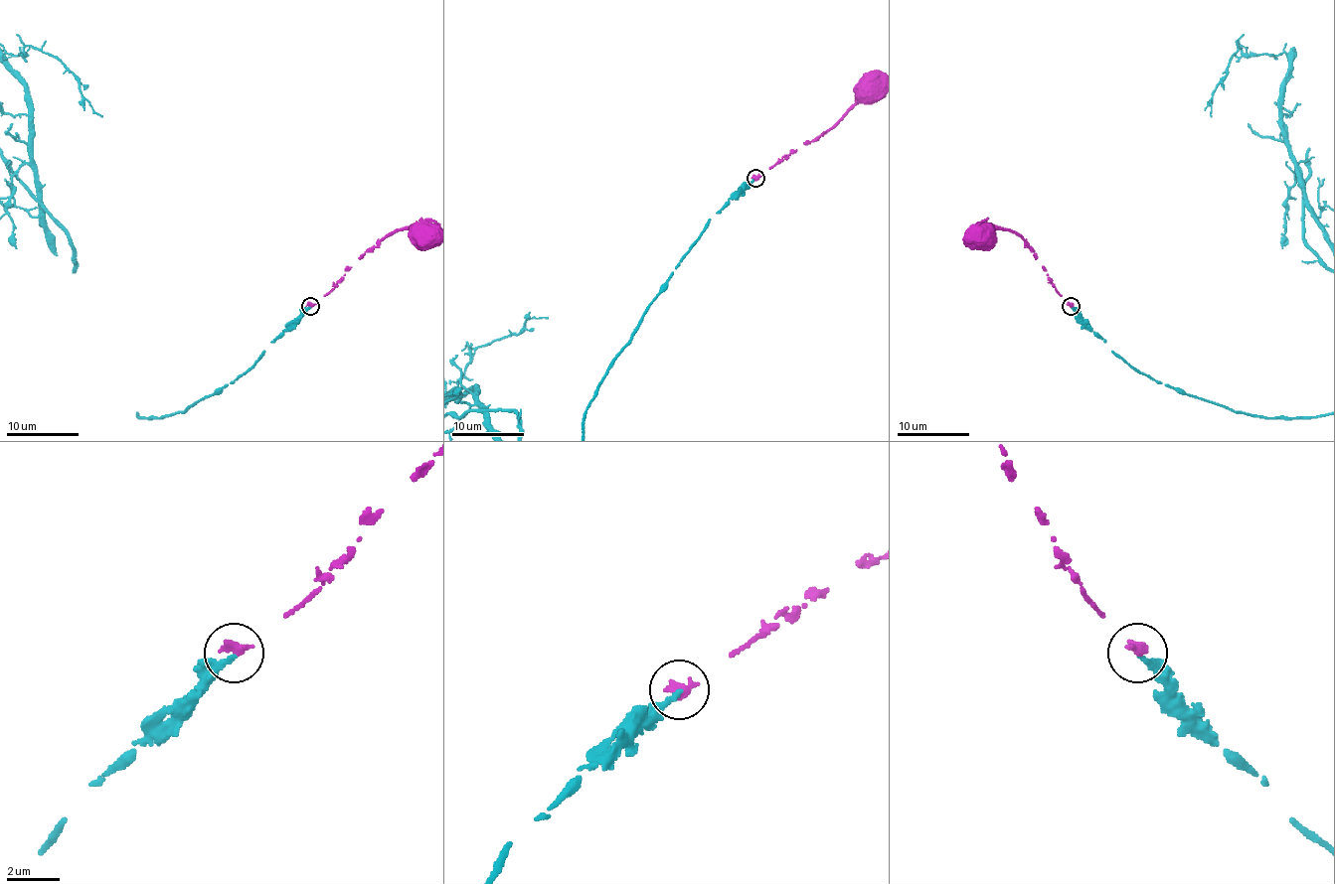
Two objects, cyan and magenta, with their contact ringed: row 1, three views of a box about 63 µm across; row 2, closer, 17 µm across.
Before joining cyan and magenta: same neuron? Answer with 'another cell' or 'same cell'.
same cell

